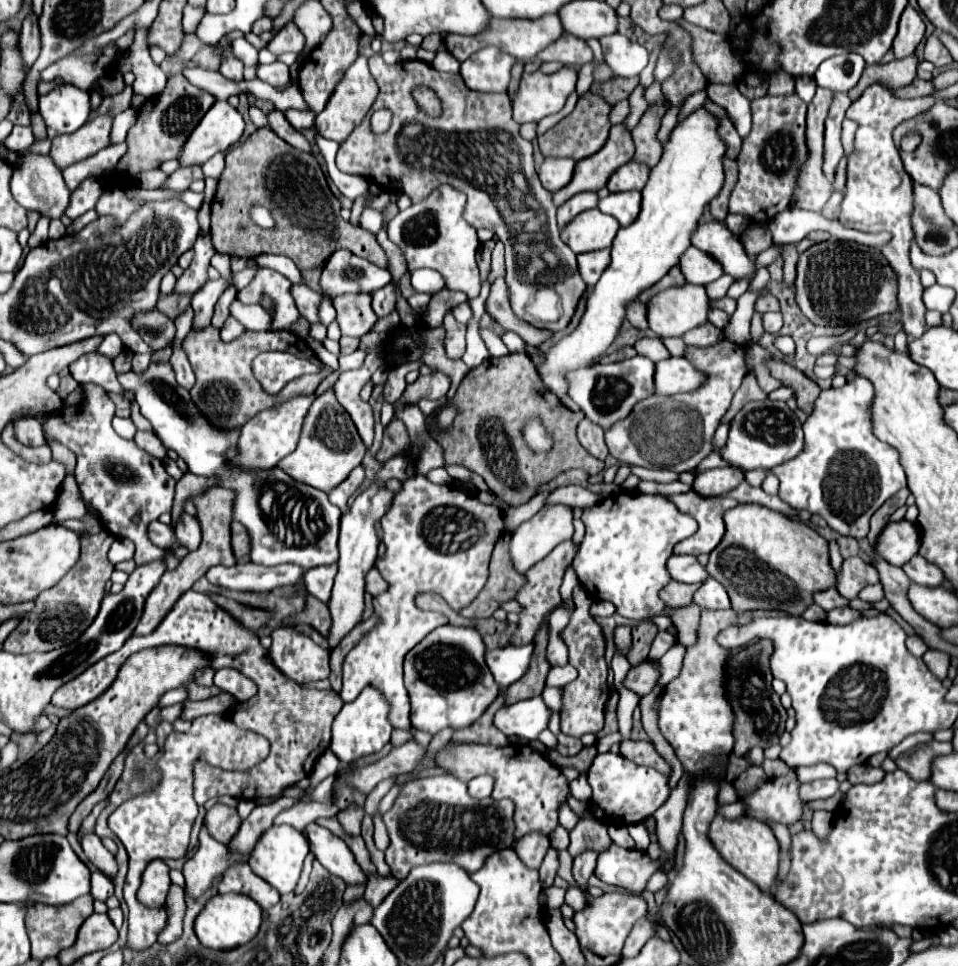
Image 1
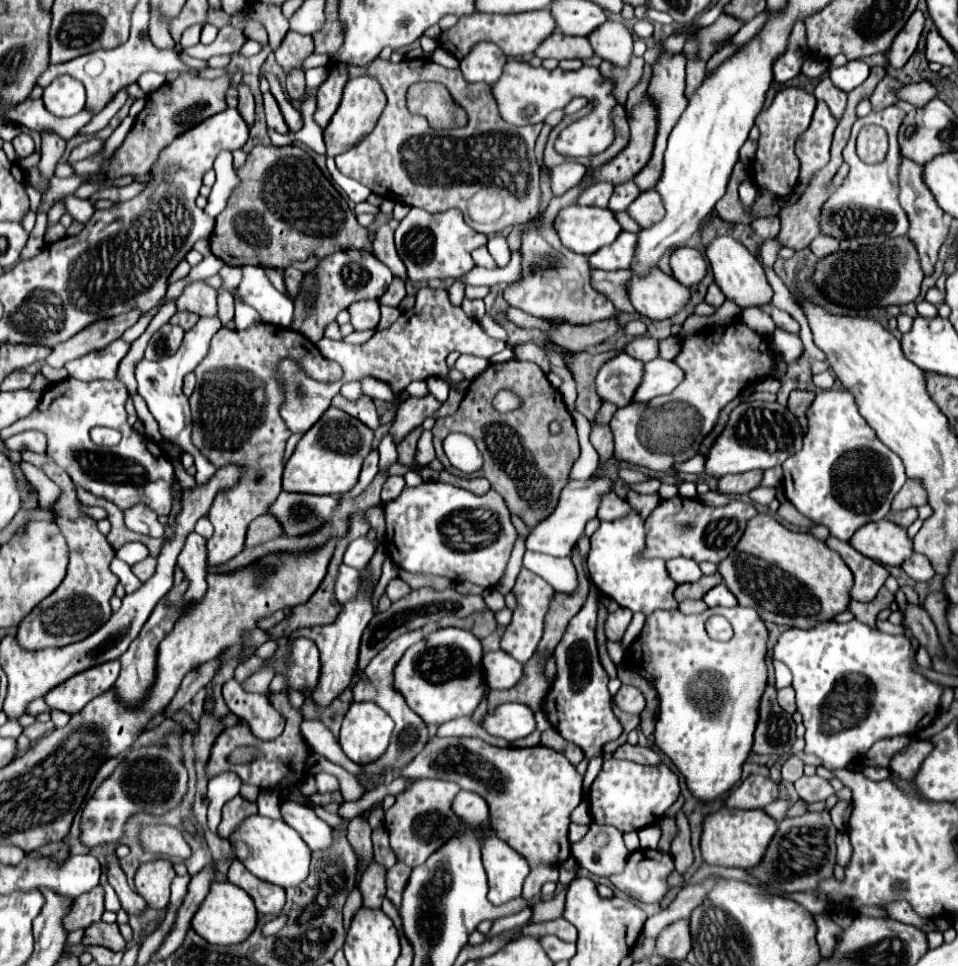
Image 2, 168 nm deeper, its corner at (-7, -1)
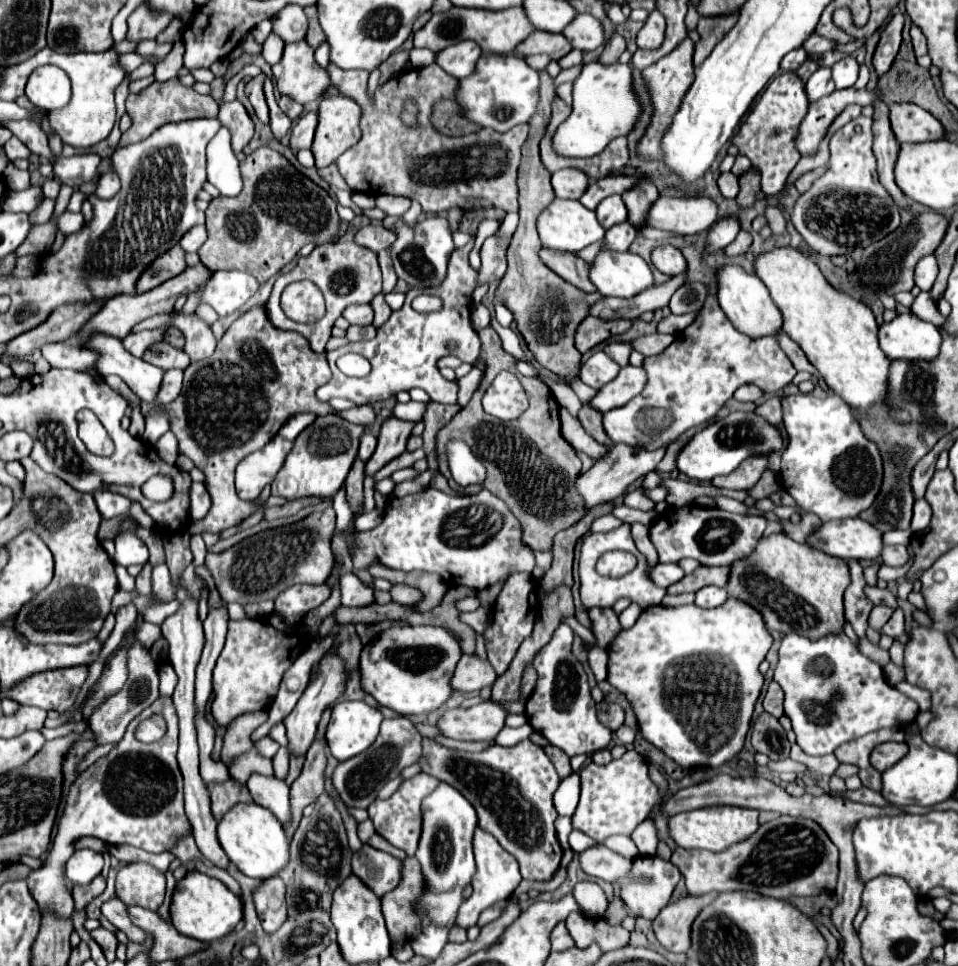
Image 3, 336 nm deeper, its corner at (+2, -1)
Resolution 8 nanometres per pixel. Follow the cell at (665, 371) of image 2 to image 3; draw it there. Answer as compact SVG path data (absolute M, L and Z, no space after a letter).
M622 367L620 375L598 389L598 393L588 401L588 405L600 413L626 405L632 397L636 397L646 385L646 375L642 367Z

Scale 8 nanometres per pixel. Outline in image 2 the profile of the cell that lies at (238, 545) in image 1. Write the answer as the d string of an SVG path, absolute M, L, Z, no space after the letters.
M261 515L249 523L245 547L253 549L261 543L267 543L267 541L279 537L279 535L281 535L281 525L277 525L277 519L269 519L269 515Z

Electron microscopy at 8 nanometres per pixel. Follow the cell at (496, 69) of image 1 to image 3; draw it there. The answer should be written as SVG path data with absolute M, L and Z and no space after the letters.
M464 41L464 43L456 43L444 51L440 51L436 55L436 63L450 73L456 79L468 77L470 73L474 73L476 61L482 55L480 47L476 47L476 43L472 41Z

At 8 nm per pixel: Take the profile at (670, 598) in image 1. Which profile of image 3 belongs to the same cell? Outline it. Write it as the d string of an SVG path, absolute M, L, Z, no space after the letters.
M700 565L694 573L684 575L678 583L668 587L668 595L680 595L680 593L696 593L698 589L706 585L724 587L728 583L728 571L730 567L704 567Z

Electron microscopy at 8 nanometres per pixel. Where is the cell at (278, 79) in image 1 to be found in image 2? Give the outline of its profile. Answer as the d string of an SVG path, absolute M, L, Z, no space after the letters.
M293 69L289 73L285 73L285 89L289 93L291 99L299 101L303 95L305 95L305 77L303 77L303 71L301 69Z

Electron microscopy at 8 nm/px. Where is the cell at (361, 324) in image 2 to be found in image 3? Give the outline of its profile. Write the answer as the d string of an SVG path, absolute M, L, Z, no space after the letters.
M350 305L342 315L352 325L370 325L374 311L372 311L370 305Z

